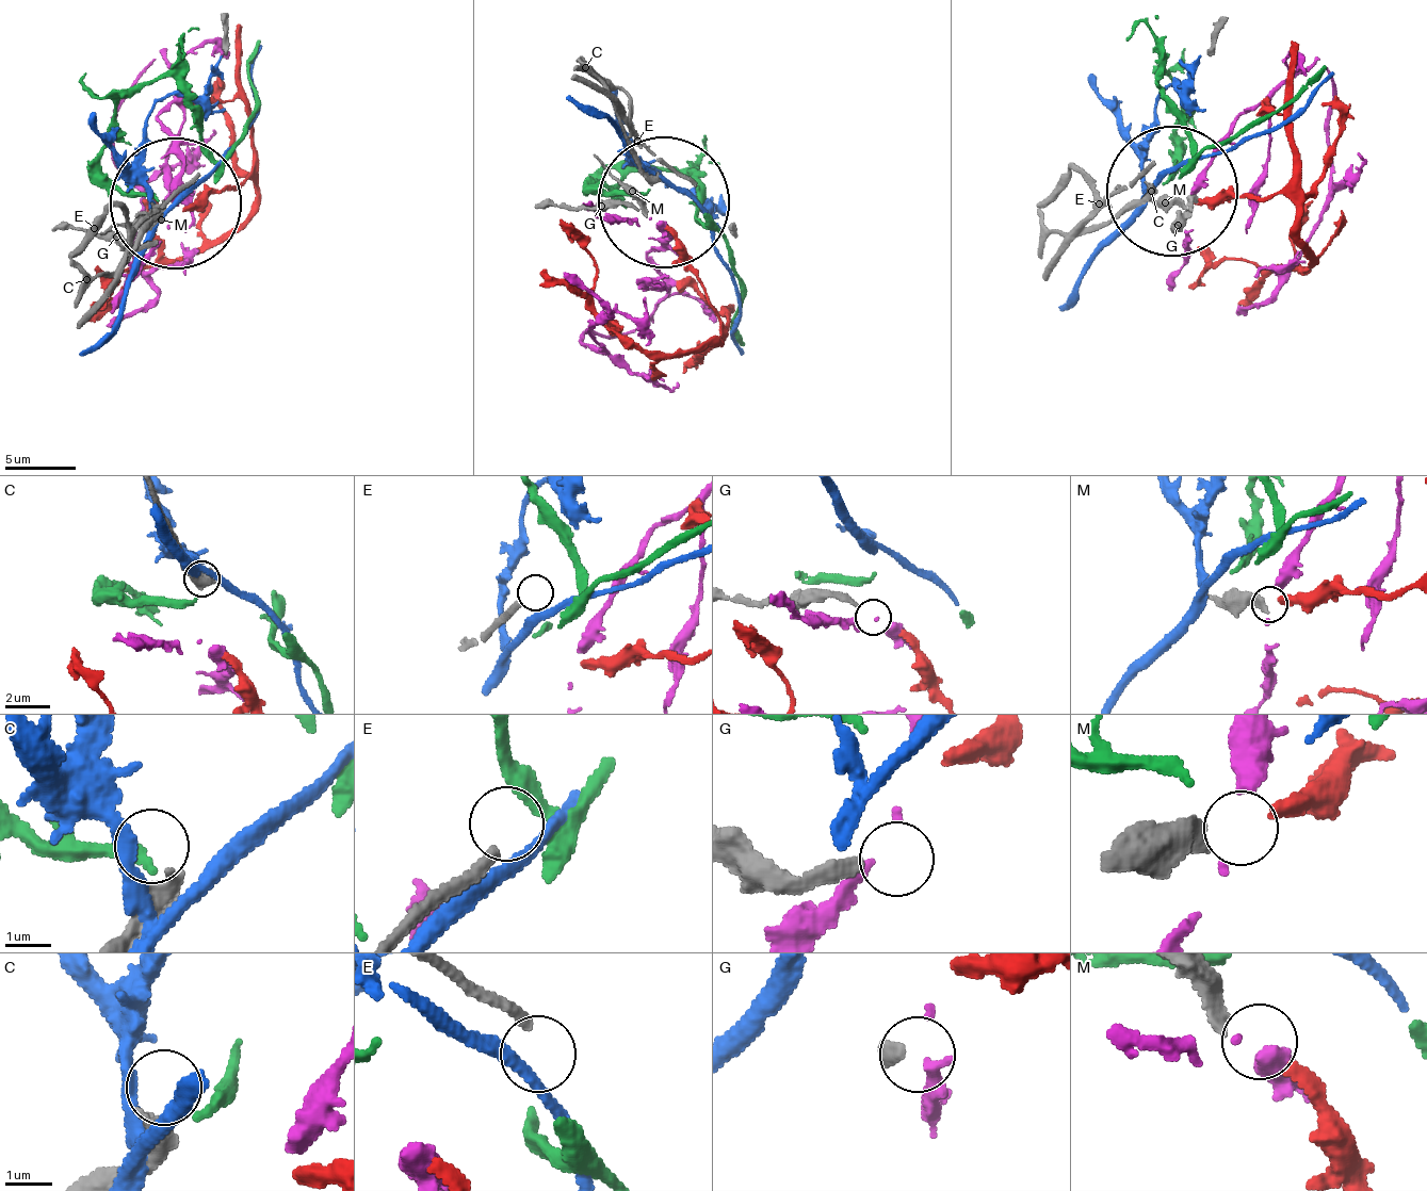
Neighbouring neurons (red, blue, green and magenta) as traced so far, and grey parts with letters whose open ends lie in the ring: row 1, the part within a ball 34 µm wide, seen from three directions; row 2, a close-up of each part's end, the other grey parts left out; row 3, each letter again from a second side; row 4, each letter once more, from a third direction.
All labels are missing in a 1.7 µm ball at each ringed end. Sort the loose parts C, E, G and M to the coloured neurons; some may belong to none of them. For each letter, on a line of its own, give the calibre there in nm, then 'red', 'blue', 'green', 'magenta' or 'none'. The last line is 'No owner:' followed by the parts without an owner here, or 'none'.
C: calibre 440 nm; none
E: calibre 240 nm; none
G: calibre 280 nm; none
M: calibre 220 nm; red
No owner: C, E, G

